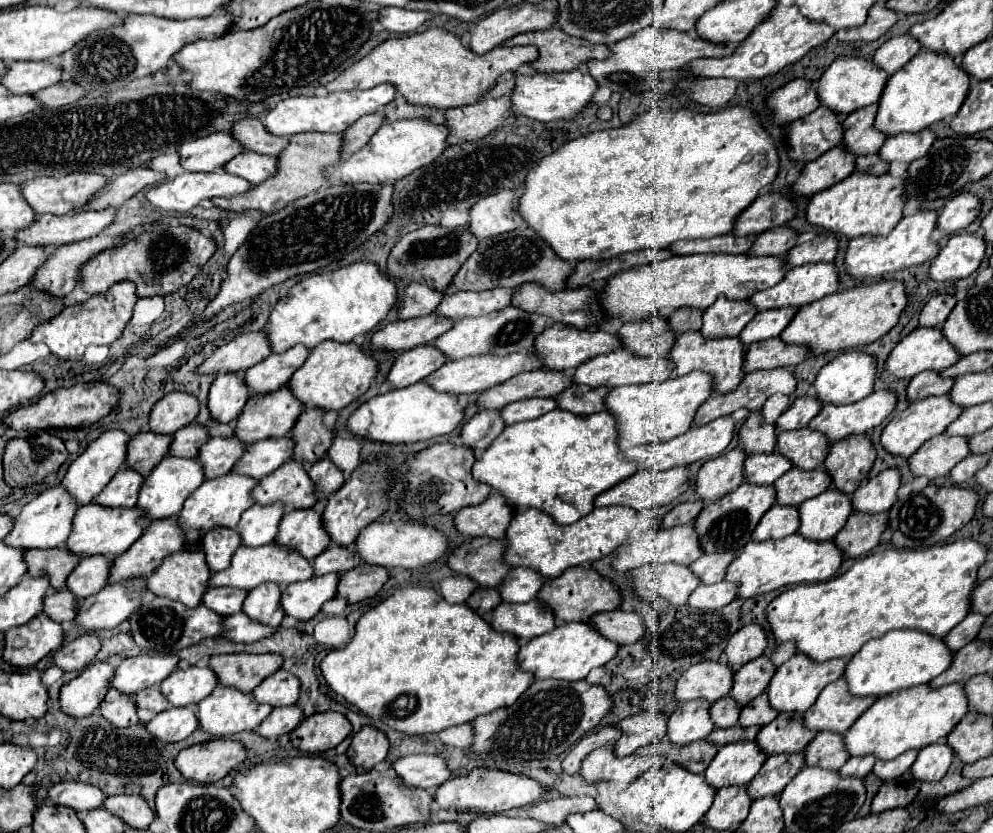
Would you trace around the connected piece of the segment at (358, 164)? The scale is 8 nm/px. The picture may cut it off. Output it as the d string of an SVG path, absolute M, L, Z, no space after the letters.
M424 118L414 120L396 120L386 122L372 140L358 152L354 152L350 158L342 160L338 166L328 168L328 178L332 182L396 182L414 170L428 166L428 162L434 162L444 150L448 148L448 126L434 124Z

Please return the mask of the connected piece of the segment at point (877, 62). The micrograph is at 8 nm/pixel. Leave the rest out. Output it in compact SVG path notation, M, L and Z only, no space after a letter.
M894 36L890 40L886 40L872 56L874 66L878 66L880 70L884 70L888 76L892 76L894 72L898 72L916 52L920 50L918 42L910 36Z

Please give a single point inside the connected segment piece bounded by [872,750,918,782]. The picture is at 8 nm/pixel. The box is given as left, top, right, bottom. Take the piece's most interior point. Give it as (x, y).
(887, 771)

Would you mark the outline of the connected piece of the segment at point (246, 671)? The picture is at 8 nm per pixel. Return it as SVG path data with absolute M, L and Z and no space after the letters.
M224 654L212 656L208 666L218 676L218 684L250 694L256 684L282 666L282 658L278 654Z

